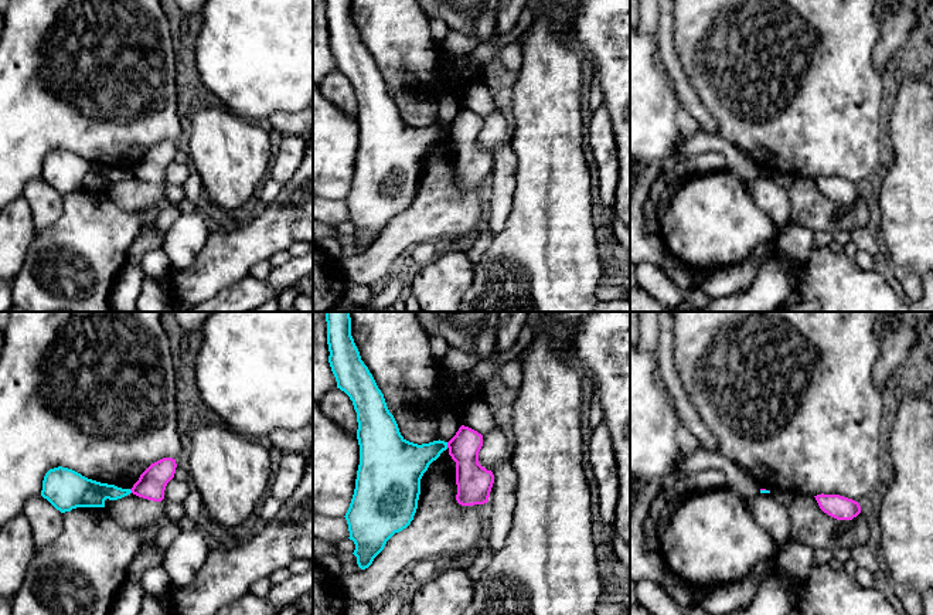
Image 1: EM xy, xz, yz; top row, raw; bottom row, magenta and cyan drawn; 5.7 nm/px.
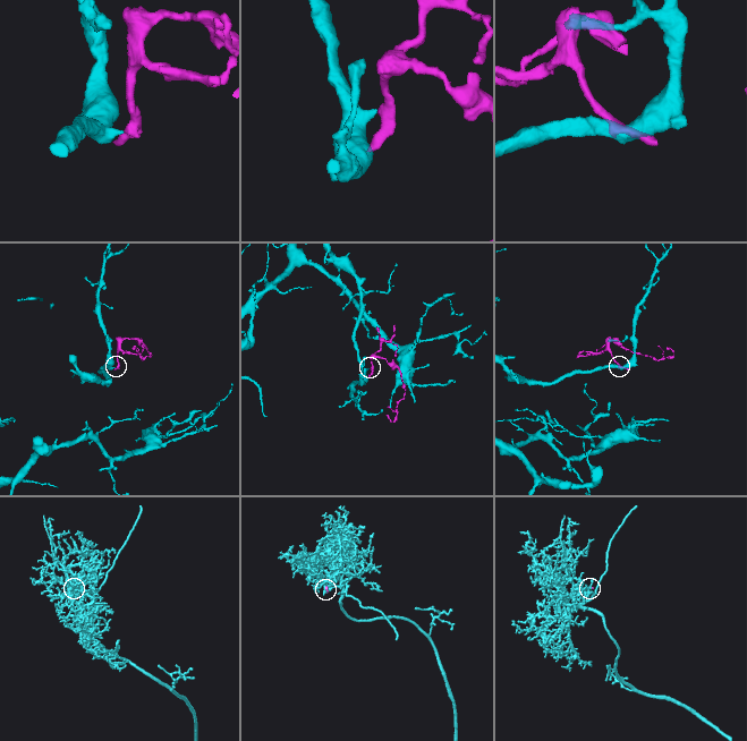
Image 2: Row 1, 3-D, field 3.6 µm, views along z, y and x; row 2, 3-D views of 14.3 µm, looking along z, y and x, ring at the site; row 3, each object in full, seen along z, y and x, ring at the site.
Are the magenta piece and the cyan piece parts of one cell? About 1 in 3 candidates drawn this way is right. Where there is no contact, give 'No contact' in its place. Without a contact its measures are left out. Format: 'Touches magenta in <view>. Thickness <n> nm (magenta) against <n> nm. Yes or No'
Touches magenta in xz. Thickness 200 nm (magenta) against 220 nm. No

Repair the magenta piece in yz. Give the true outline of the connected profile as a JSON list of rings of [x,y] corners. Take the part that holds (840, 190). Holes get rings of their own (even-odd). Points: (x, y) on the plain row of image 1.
[[[817,177],[814,179],[820,191],[837,203],[852,203],[861,196],[858,184],[840,177]]]

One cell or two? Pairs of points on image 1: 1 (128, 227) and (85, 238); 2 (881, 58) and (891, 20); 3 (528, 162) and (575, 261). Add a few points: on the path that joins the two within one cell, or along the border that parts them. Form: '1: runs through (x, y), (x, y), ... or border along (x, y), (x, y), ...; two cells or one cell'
1: runs through (118, 228), (95, 234); one cell
2: runs through (885, 48), (891, 40), (891, 30); one cell
3: runs through (551, 186), (551, 237); one cell

